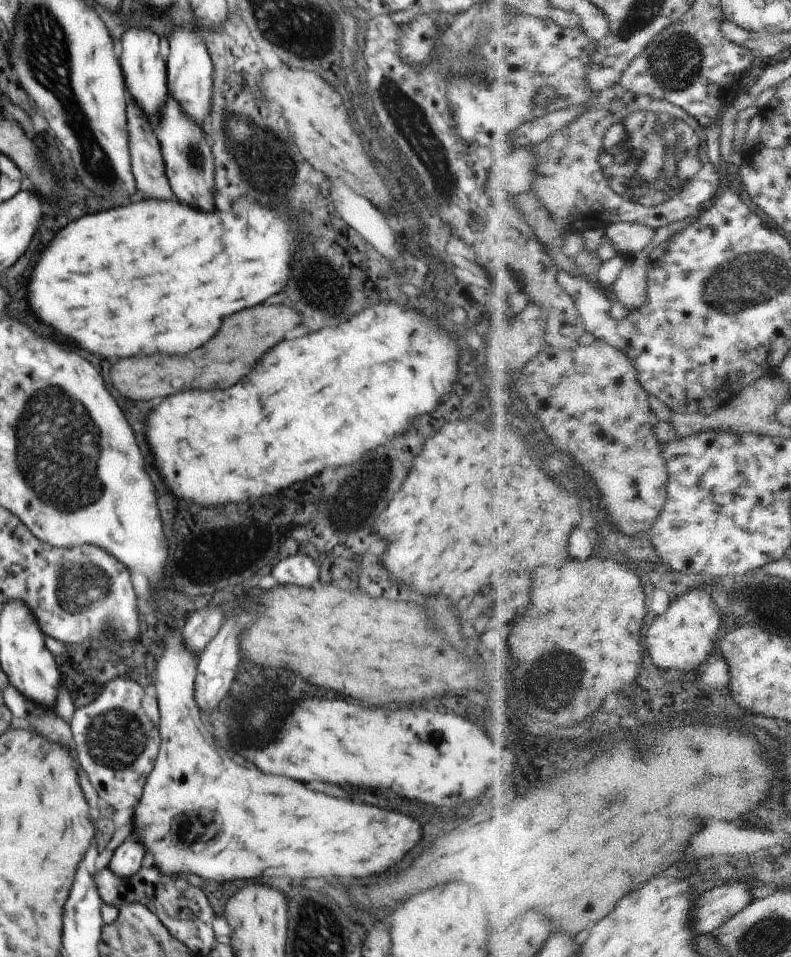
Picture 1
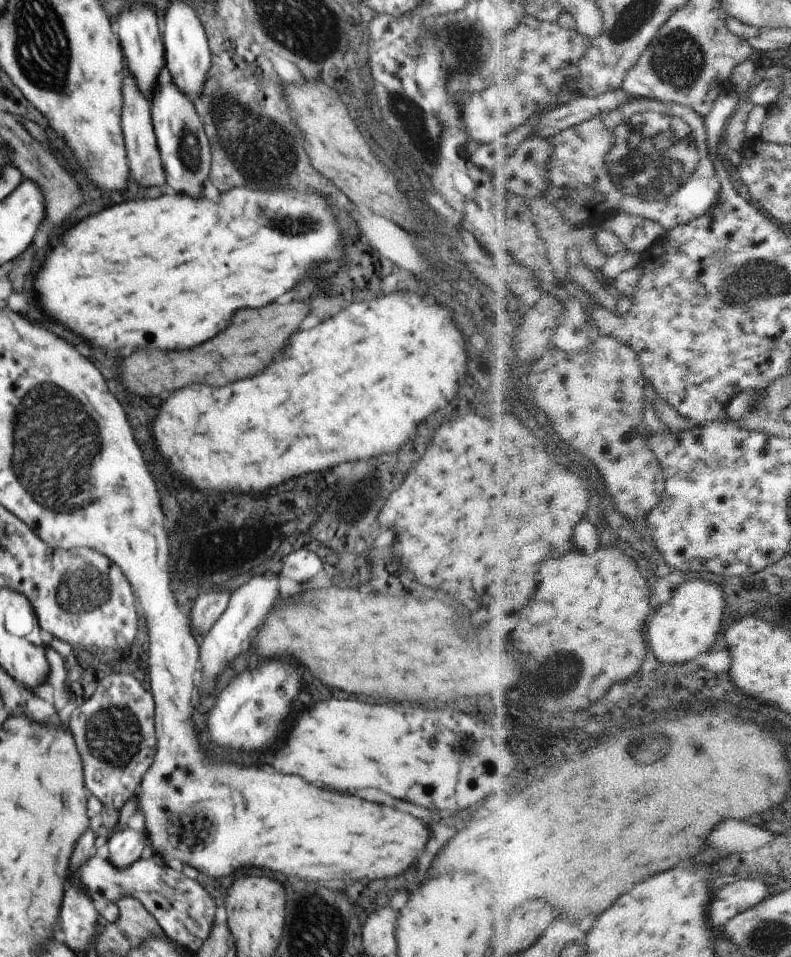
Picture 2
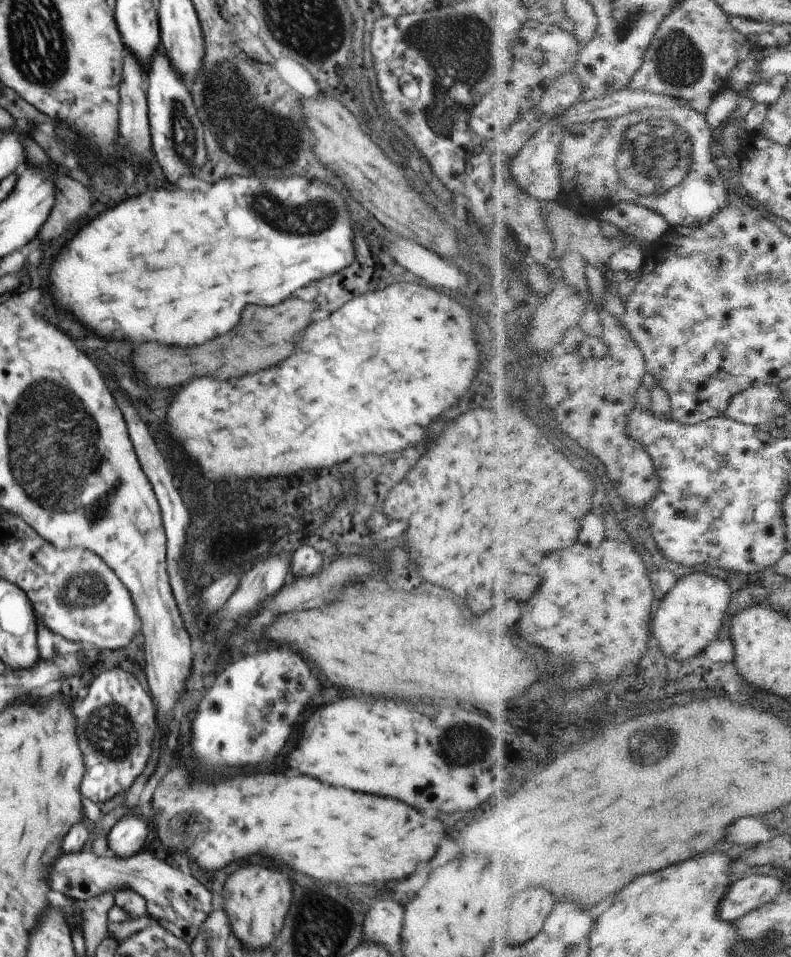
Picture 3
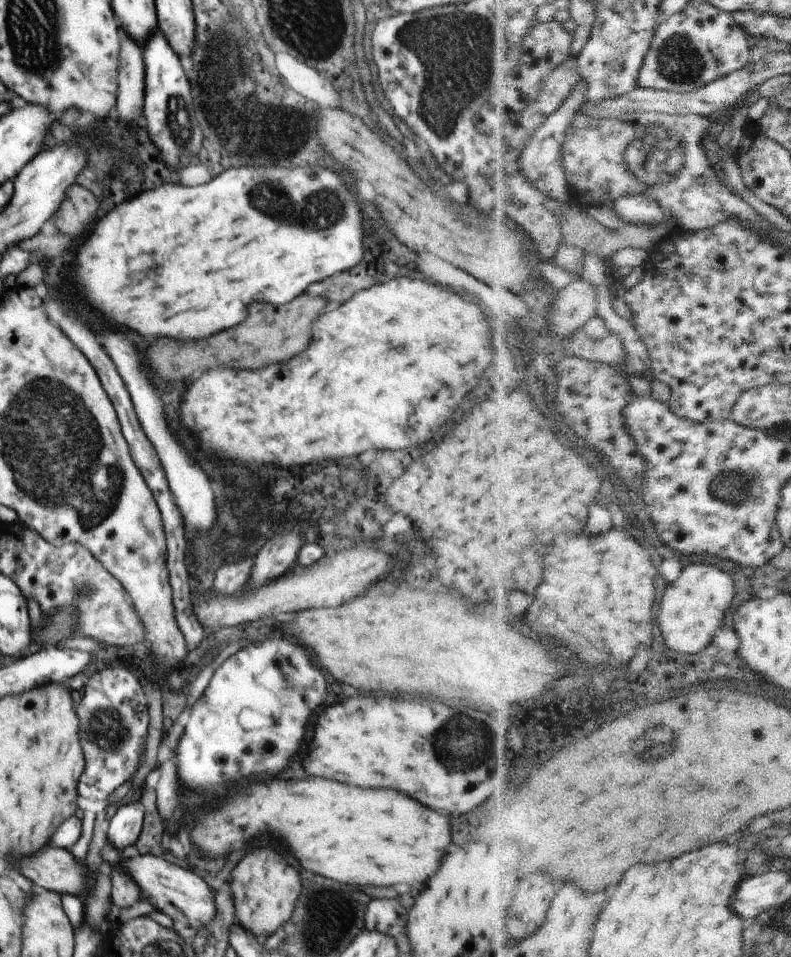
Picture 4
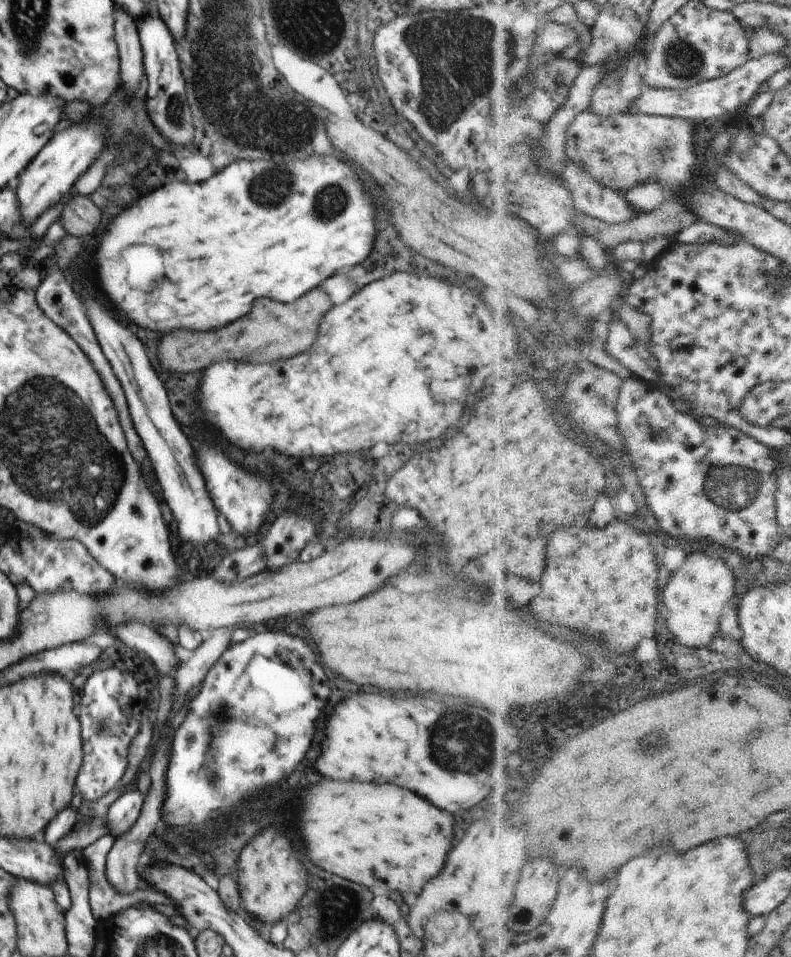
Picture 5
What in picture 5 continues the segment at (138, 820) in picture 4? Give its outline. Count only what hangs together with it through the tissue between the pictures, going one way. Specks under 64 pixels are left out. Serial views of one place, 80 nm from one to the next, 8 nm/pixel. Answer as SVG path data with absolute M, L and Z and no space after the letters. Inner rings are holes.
M139 791L123 793L110 805L107 813L109 834L119 839L127 833L140 816L145 796Z

